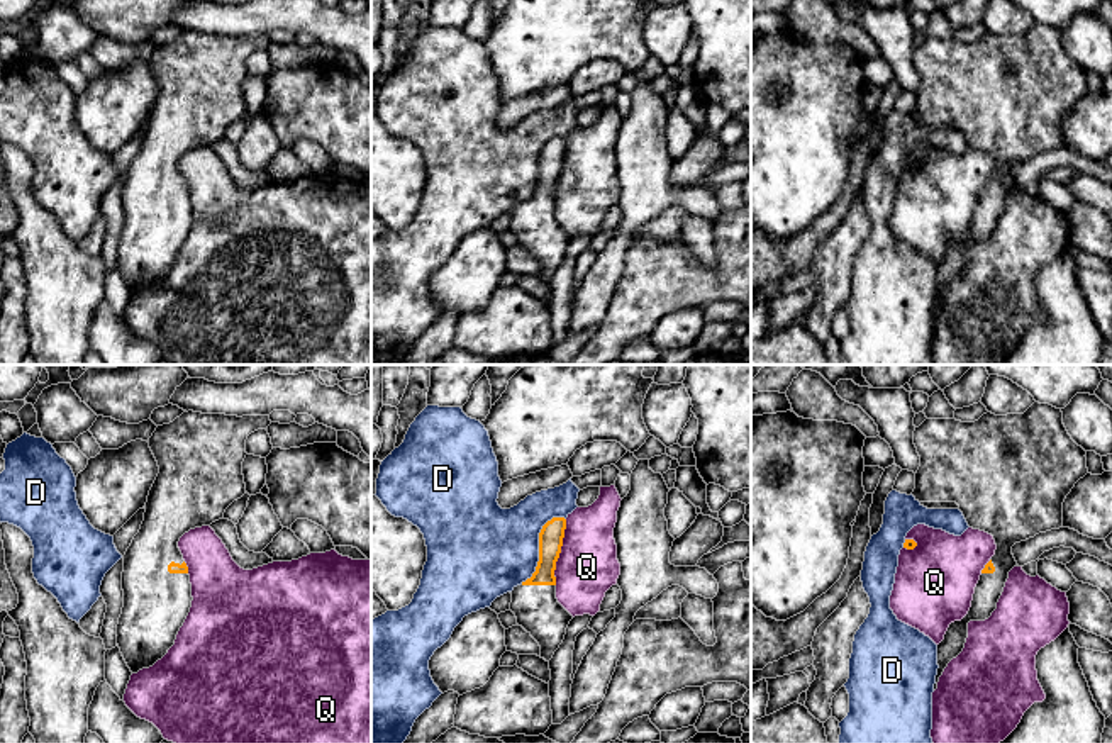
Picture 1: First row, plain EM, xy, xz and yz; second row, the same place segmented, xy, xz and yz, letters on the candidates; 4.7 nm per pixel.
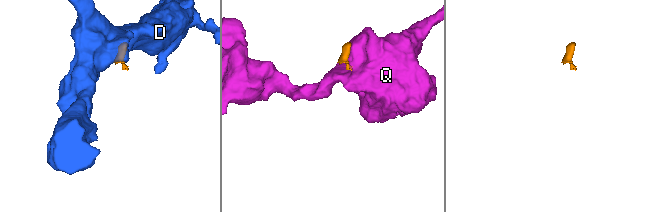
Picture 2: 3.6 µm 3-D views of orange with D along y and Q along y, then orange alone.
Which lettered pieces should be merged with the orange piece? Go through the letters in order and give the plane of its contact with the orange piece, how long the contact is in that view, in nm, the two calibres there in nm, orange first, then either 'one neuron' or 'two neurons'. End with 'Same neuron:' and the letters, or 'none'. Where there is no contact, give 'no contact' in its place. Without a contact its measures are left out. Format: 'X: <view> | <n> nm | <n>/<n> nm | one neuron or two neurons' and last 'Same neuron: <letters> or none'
D: xz | 380 nm | 120/420 nm | two neurons
Q: xz | 320 nm | 120/280 nm | two neurons
Same neuron: none

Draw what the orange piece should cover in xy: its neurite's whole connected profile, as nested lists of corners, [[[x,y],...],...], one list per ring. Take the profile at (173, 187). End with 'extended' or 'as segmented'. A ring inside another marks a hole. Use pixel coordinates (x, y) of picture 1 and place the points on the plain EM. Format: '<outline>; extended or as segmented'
[[[183,32],[170,44],[158,46],[149,58],[149,68],[158,81],[159,93],[149,110],[144,141],[124,175],[122,210],[124,227],[117,244],[117,265],[132,293],[153,287],[175,265],[192,227],[192,204],[188,187],[178,168],[180,158],[190,149],[210,146],[224,137],[225,129],[246,114],[242,81],[246,59],[258,49],[268,49],[270,36],[225,36]]]; extended

